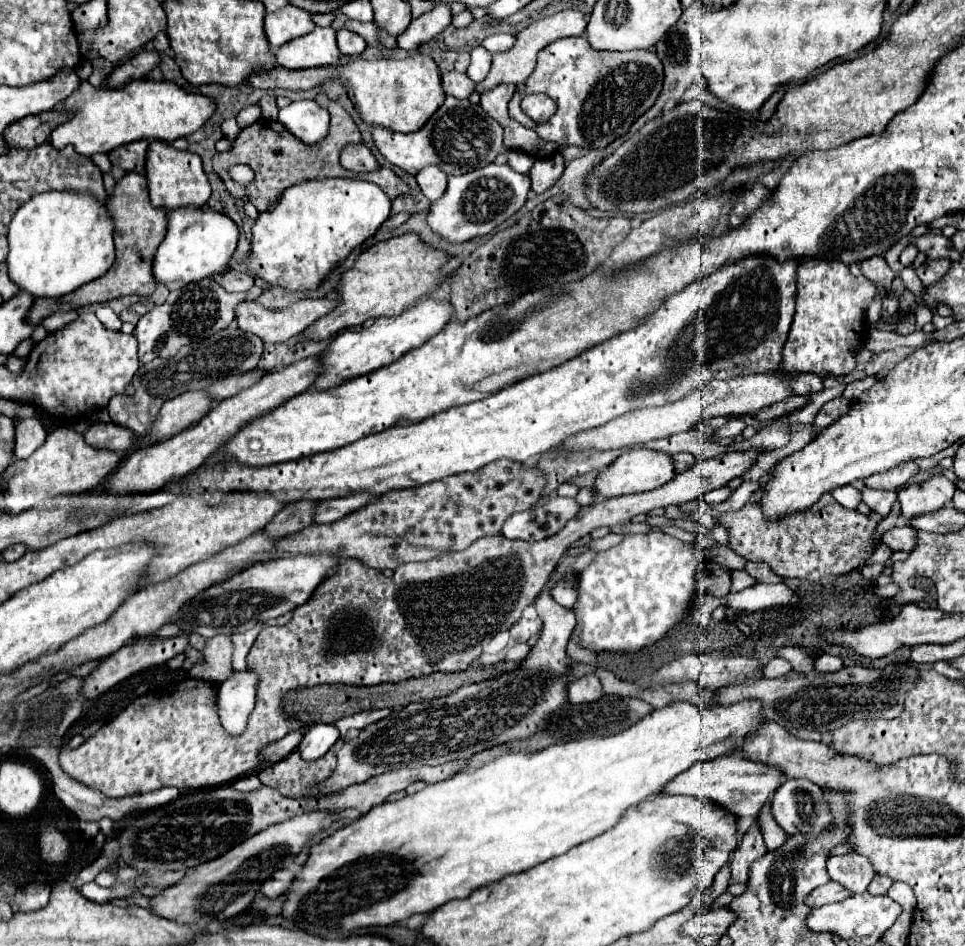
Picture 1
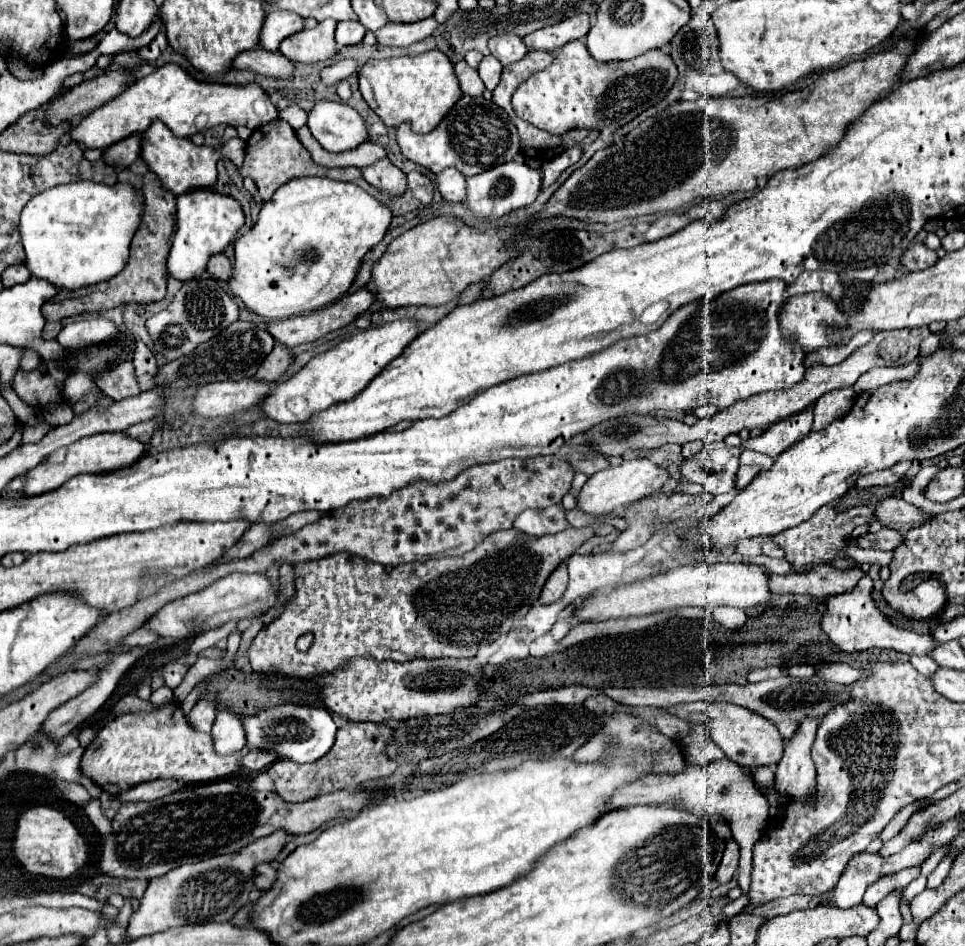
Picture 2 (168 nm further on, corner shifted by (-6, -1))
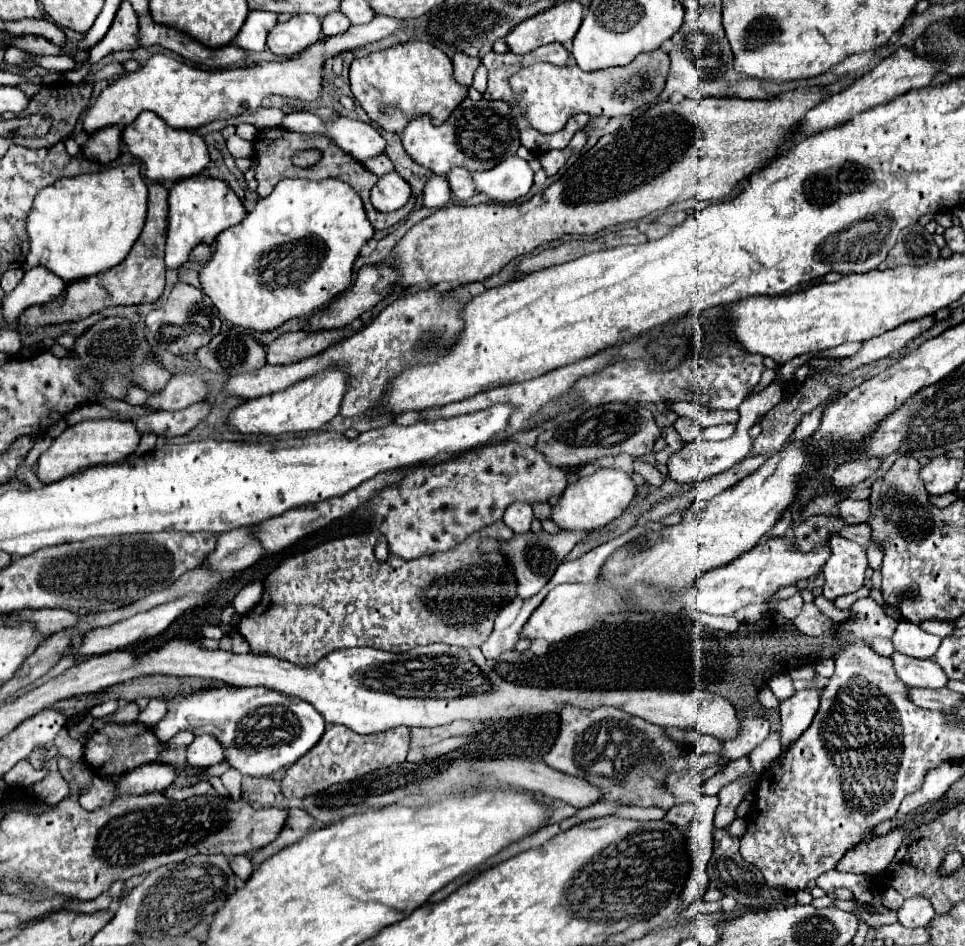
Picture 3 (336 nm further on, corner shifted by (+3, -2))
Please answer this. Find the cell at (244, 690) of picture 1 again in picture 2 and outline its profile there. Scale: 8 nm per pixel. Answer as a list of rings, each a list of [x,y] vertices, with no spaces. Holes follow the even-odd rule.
[[[219,709],[211,735],[215,741],[215,751],[219,755],[241,751],[247,745],[247,737],[243,731],[243,715],[231,709]]]

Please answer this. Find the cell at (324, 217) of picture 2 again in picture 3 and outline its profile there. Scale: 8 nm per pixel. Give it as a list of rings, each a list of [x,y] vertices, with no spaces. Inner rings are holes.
[[[286,178],[238,226],[216,236],[216,250],[198,278],[204,294],[234,326],[272,332],[344,292],[352,282],[354,260],[372,234],[362,200],[346,182]]]

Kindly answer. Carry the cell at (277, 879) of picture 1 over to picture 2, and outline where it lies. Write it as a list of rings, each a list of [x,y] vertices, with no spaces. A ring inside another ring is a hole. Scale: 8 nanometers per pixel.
[[[263,863],[263,865],[257,867],[257,873],[255,873],[255,887],[257,887],[259,891],[269,891],[269,889],[273,887],[275,879],[277,879],[277,869],[275,869],[273,865]]]

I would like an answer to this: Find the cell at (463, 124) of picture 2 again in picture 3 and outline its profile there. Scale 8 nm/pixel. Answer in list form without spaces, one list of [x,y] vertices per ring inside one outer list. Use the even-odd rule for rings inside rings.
[[[466,98],[440,126],[434,126],[430,116],[414,118],[402,132],[402,144],[414,162],[418,162],[424,168],[430,168],[436,174],[446,174],[452,166],[462,166],[468,170],[490,170],[504,158],[516,154],[520,138],[516,116],[512,114],[508,102],[474,102]]]

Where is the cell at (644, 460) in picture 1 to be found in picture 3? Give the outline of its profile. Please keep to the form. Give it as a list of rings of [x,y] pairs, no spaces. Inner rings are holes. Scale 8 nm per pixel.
[[[600,468],[592,476],[584,476],[566,486],[556,506],[552,506],[550,520],[562,530],[598,530],[618,518],[628,504],[632,502],[636,492],[636,484],[630,472],[614,470],[614,468]]]

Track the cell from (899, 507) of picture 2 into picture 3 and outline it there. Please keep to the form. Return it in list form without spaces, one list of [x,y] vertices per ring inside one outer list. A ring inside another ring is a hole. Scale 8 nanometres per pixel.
[[[842,498],[838,502],[838,516],[846,524],[860,524],[866,522],[868,518],[868,508],[870,504],[866,500],[856,500],[856,498]]]

